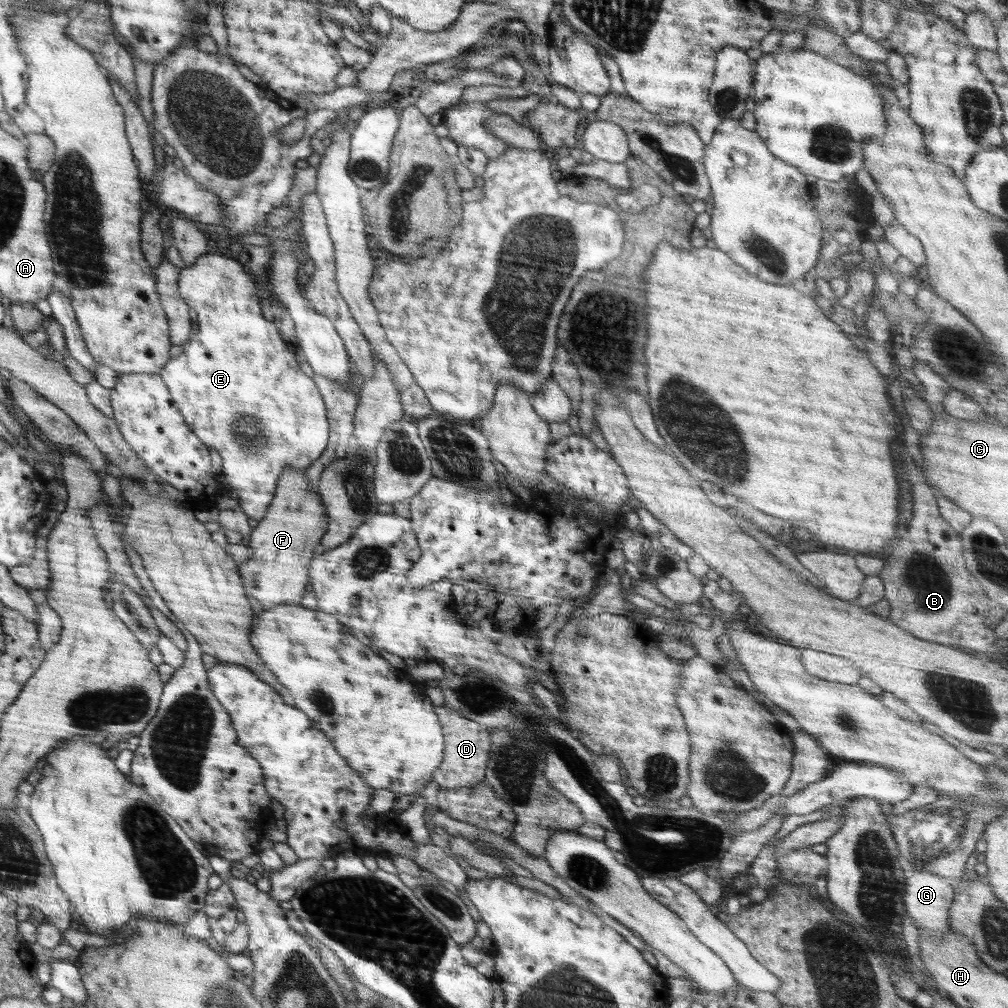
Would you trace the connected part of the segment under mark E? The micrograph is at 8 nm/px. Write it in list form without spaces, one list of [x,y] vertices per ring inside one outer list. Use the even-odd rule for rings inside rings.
[[[220,254],[200,255],[192,265],[184,269],[180,269],[181,279],[179,281],[179,292],[181,297],[189,304],[192,310],[194,321],[198,324],[198,333],[191,335],[191,339],[187,344],[183,345],[183,353],[179,357],[174,357],[165,364],[164,370],[159,374],[162,376],[173,400],[180,406],[181,412],[185,417],[190,429],[201,437],[204,444],[210,445],[217,450],[223,460],[222,473],[219,476],[222,488],[227,491],[234,491],[238,494],[238,503],[240,509],[250,519],[262,521],[264,519],[268,507],[275,498],[278,488],[278,480],[284,472],[284,468],[292,468],[292,470],[302,471],[309,466],[325,451],[329,439],[329,422],[327,419],[326,407],[321,397],[318,387],[298,366],[297,347],[286,343],[279,334],[278,323],[268,321],[262,315],[260,308],[260,297],[257,293],[256,286],[248,274],[244,272],[242,265],[232,260],[232,258],[224,258]]]

